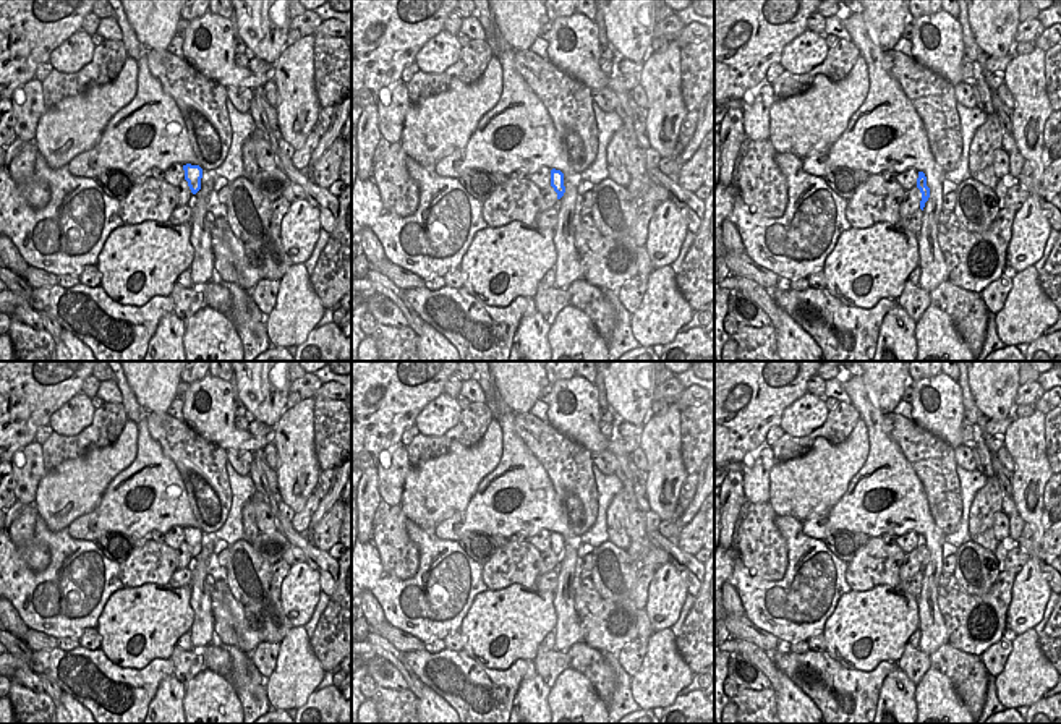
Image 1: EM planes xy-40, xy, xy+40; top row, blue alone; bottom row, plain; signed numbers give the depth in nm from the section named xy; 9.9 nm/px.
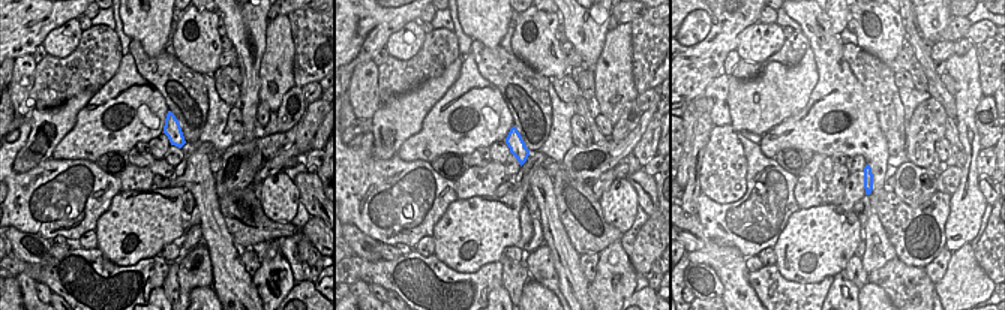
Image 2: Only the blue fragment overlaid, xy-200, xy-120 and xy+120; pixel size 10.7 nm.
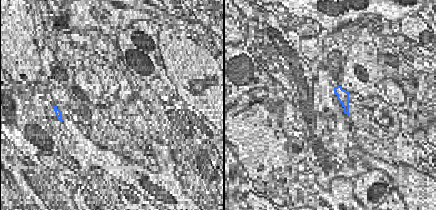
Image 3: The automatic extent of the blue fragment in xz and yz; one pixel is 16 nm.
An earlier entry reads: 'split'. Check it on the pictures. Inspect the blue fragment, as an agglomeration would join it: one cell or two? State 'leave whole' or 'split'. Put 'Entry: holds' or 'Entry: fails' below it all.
leave whole
Entry: fails

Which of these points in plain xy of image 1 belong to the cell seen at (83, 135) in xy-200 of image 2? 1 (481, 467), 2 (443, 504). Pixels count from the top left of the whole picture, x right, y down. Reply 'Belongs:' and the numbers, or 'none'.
Belongs: none

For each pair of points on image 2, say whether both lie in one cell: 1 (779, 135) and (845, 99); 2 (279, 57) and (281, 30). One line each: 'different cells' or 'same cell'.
1: same cell
2: same cell

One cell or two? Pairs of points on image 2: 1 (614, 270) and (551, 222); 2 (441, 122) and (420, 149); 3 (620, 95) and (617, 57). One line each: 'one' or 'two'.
1: two
2: one
3: one

